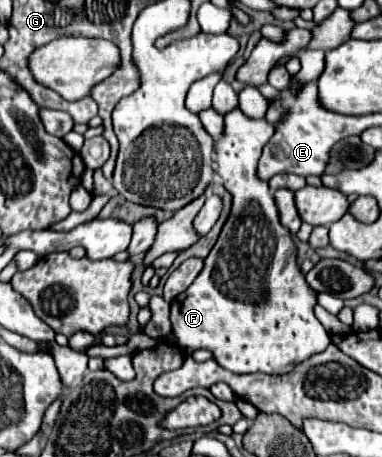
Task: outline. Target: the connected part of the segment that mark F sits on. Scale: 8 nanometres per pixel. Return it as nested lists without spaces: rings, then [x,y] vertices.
[[[236,108],[224,118],[224,138],[218,142],[216,172],[224,180],[224,188],[232,194],[232,210],[222,226],[222,232],[204,258],[204,268],[196,276],[194,284],[184,294],[172,300],[170,322],[176,346],[182,352],[194,352],[198,348],[210,350],[214,360],[234,374],[286,374],[292,372],[302,360],[320,354],[328,348],[330,334],[324,330],[320,320],[314,316],[316,292],[304,280],[296,262],[296,244],[288,228],[280,224],[274,196],[270,194],[268,182],[258,178],[258,158],[262,148],[274,134],[274,126],[266,120],[252,120]]]

